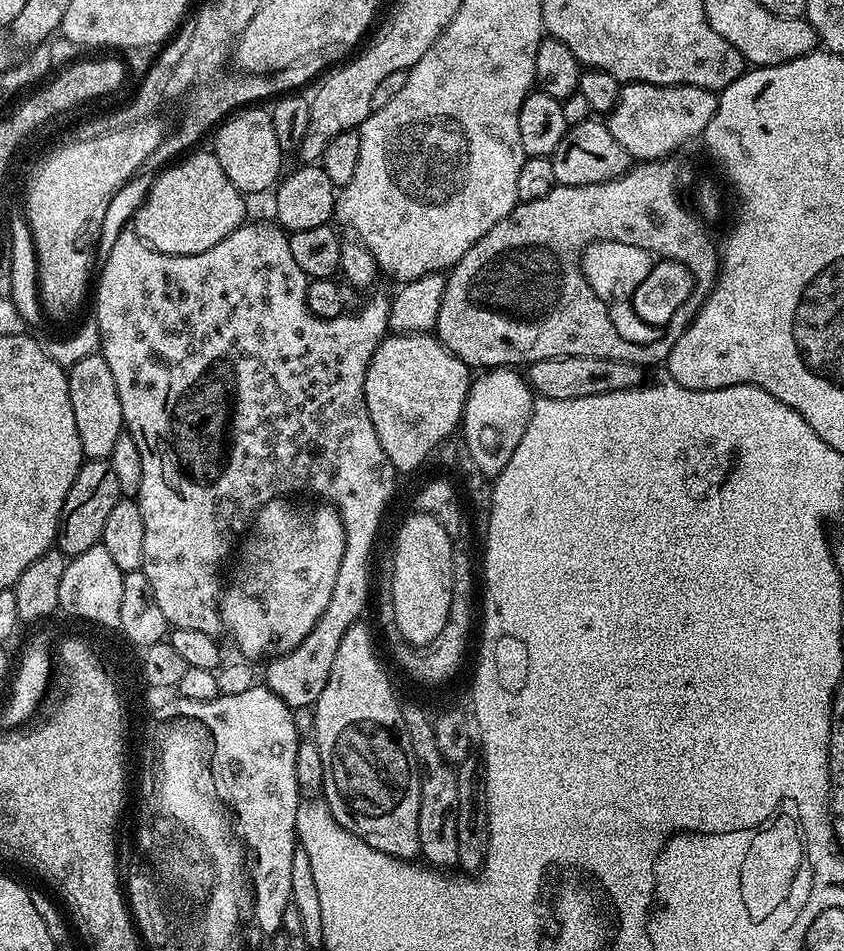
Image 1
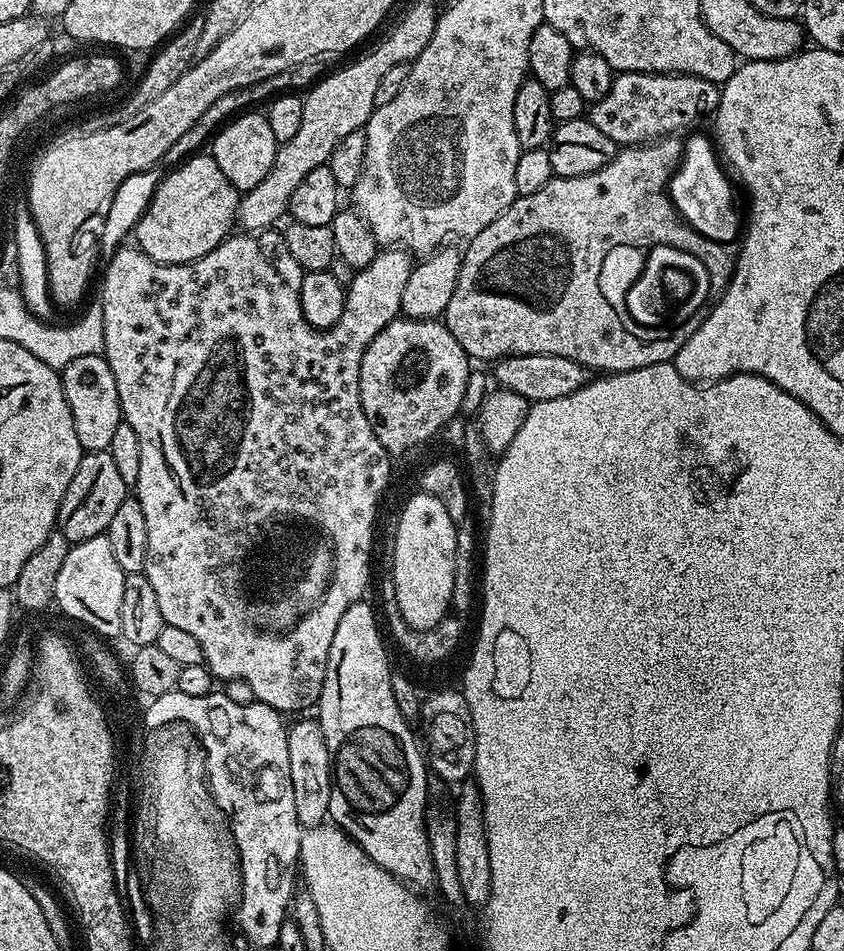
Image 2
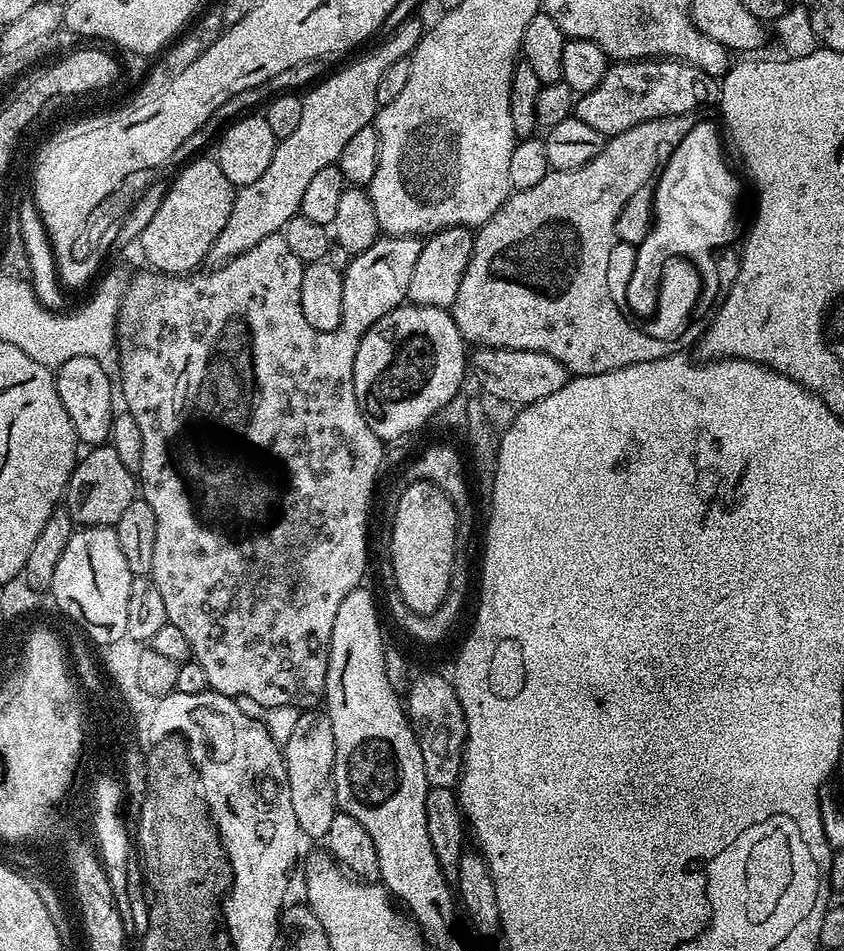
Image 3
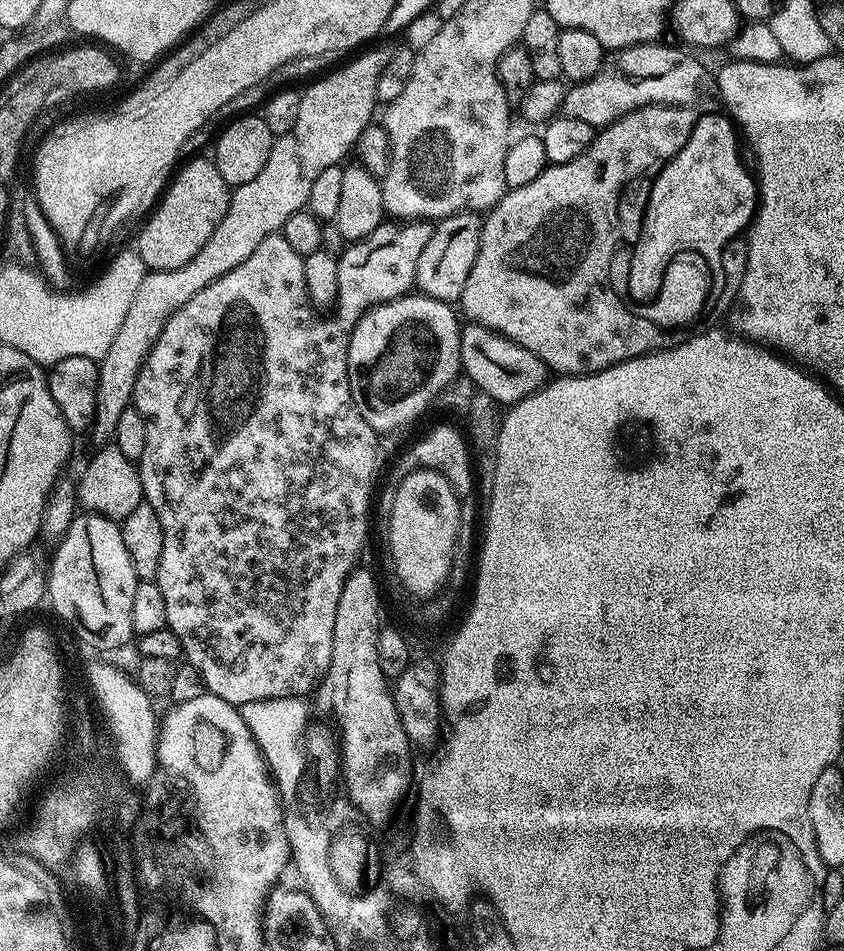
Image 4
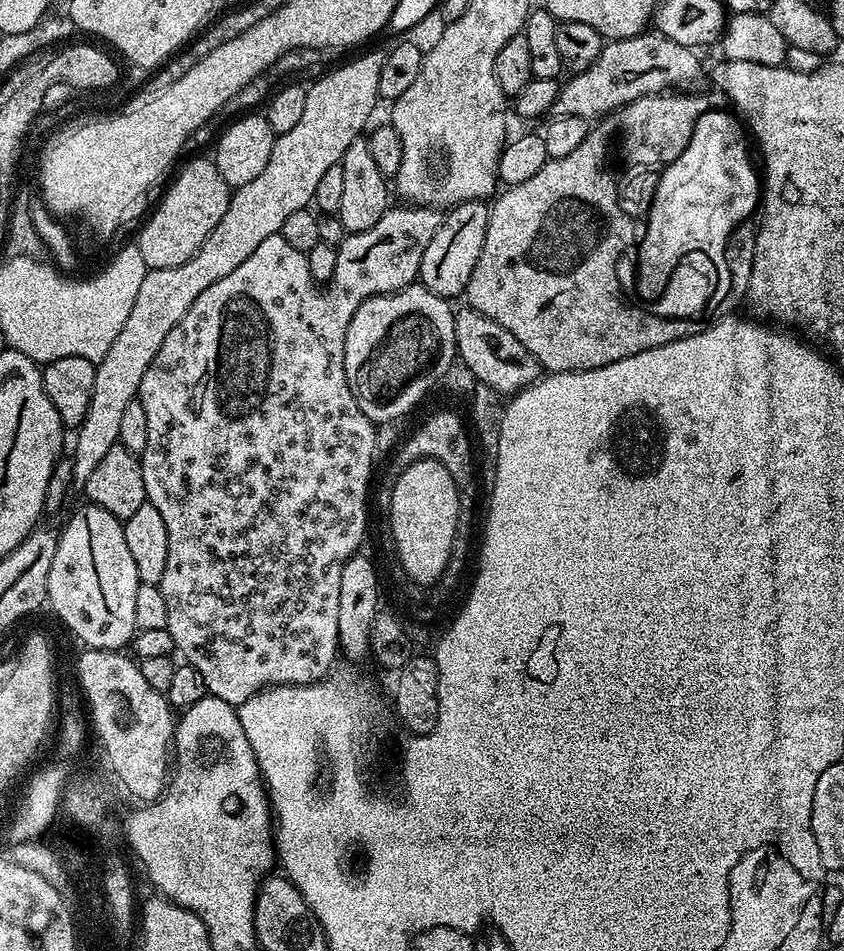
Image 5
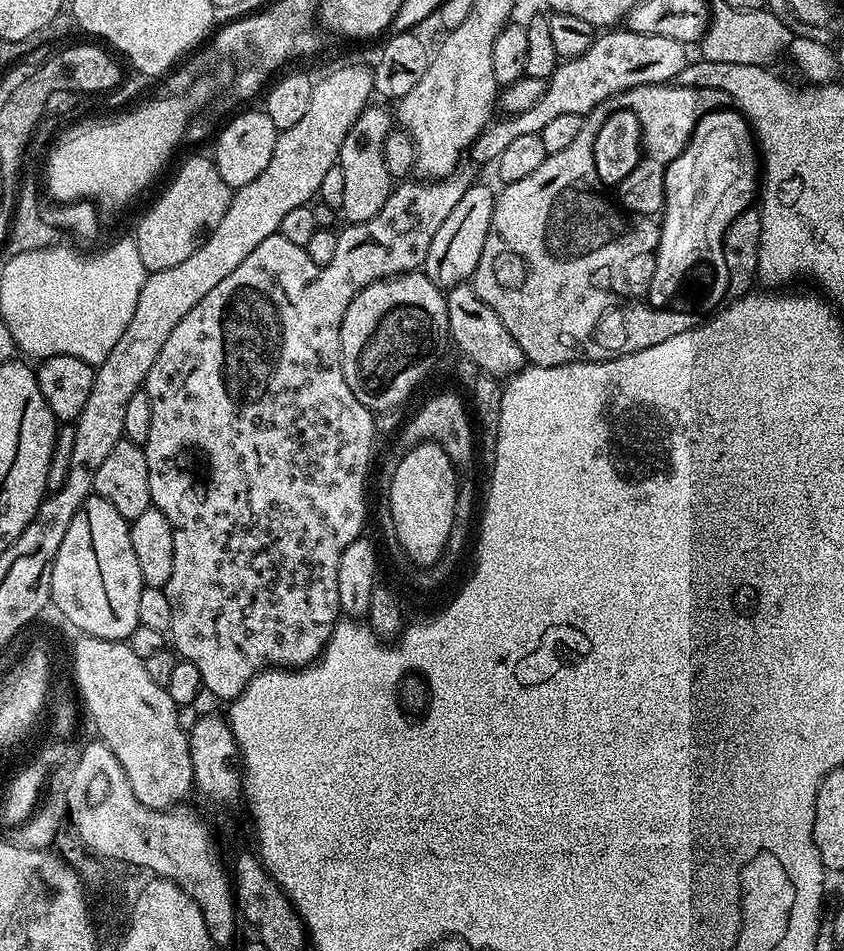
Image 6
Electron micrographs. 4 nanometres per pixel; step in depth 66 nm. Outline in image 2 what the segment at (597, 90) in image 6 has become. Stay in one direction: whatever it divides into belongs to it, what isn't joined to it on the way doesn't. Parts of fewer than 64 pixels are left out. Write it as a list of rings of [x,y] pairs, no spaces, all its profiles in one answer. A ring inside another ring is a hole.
[[[621,72],[613,75],[606,98],[591,105],[590,119],[617,146],[651,144],[664,136],[683,133],[683,128],[703,116],[711,117],[720,105],[720,89],[721,85],[706,78],[681,72],[670,76],[661,72]]]

